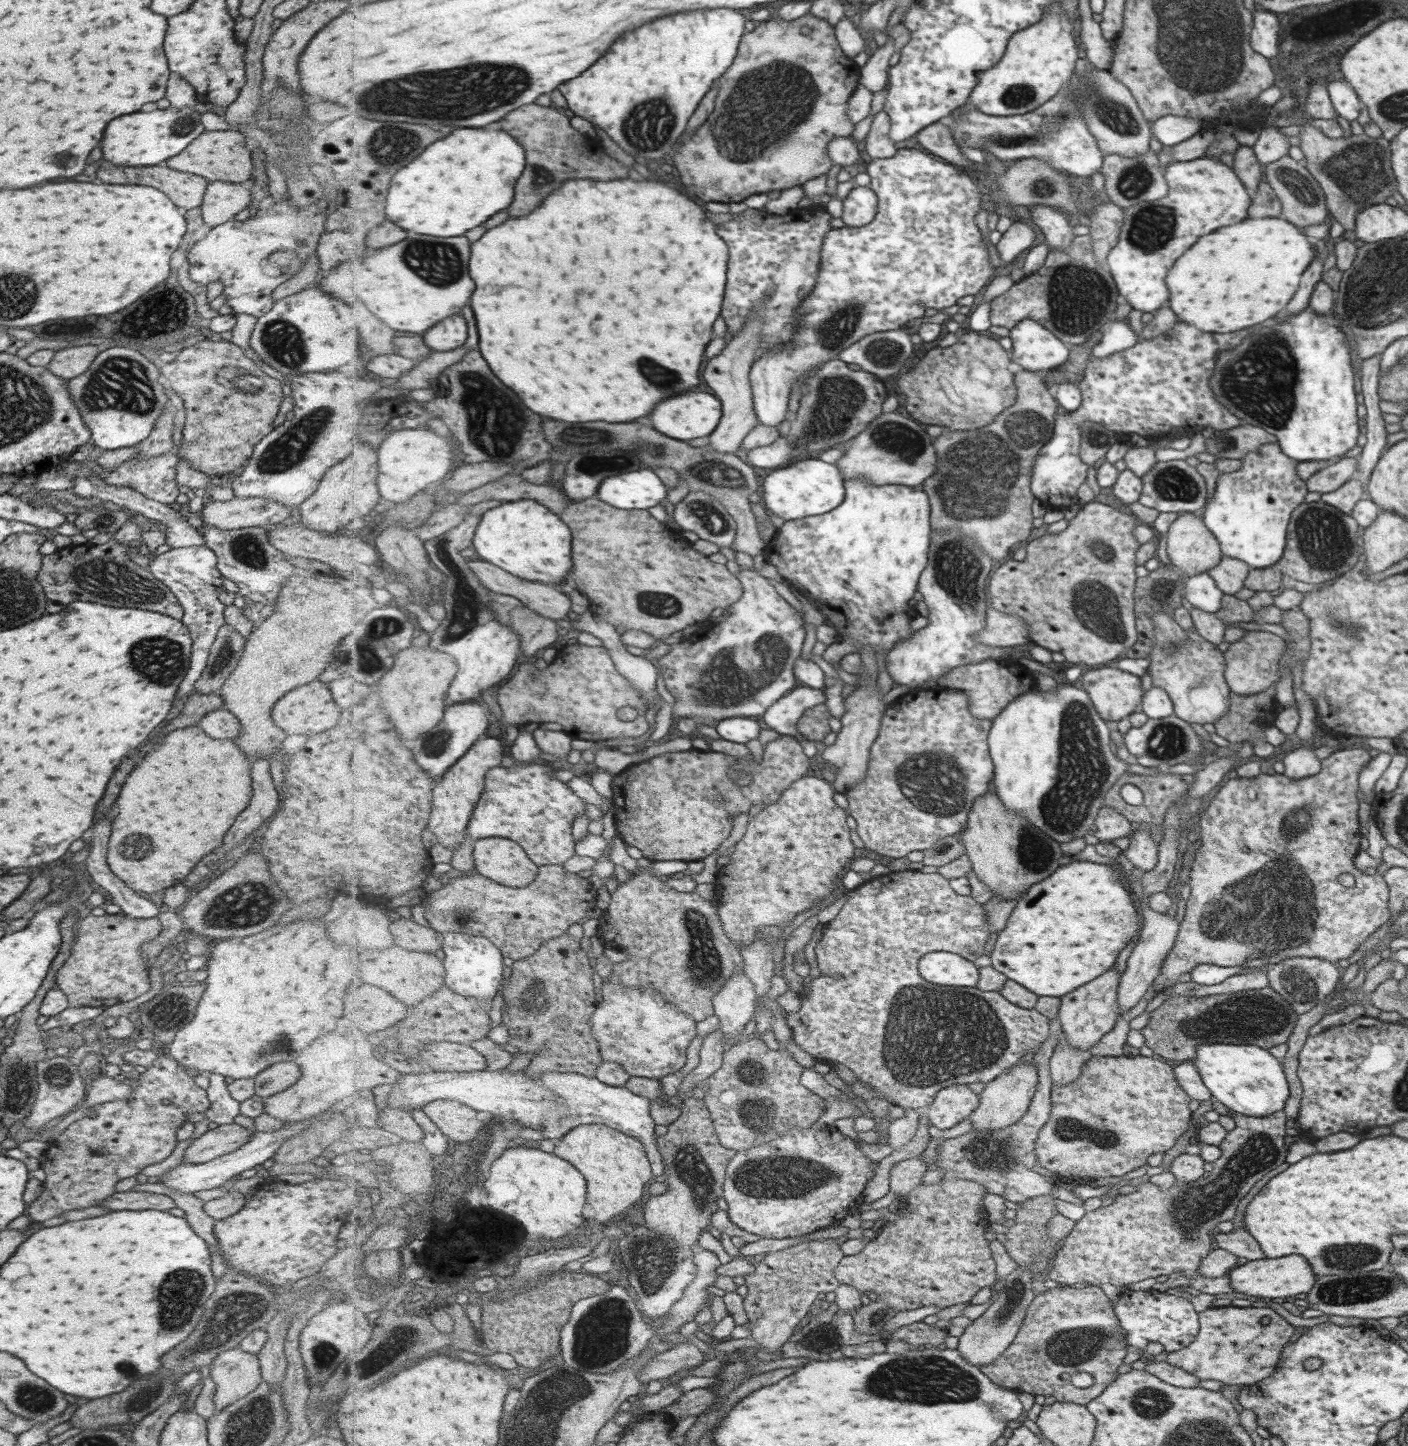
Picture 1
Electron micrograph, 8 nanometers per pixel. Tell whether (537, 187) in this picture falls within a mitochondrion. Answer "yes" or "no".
yes

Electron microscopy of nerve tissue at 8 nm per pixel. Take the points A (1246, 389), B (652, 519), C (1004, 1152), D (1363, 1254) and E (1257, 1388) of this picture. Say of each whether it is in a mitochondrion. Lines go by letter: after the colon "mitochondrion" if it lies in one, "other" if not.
A: mitochondrion
B: other
C: mitochondrion
D: mitochondrion
E: other

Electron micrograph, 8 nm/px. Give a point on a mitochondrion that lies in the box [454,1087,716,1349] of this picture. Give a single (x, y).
(652, 1259)

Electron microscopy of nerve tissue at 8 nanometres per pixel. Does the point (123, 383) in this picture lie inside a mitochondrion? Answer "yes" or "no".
yes

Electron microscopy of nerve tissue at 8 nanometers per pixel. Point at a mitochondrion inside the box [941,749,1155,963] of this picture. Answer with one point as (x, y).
(1034, 855)

